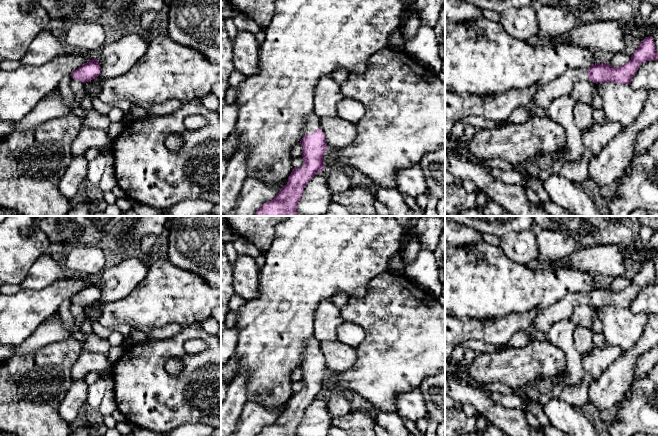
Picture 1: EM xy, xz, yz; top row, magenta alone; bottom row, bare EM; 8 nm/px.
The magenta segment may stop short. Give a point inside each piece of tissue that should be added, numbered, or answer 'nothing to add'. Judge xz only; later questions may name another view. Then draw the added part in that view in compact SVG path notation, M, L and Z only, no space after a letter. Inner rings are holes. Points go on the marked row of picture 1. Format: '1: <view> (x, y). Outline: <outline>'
1: xz (313, 121). Outline: M311 113L306 117L304 124L304 132L306 134L313 134L316 129L321 127L321 118L316 113Z

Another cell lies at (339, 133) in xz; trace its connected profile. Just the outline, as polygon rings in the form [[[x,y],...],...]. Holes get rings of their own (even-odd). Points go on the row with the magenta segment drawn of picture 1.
[[[322,118],[321,127],[328,148],[342,149],[356,138],[356,123],[340,118]]]

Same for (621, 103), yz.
[[[602,82],[596,84],[595,90],[602,99],[601,109],[606,119],[624,127],[638,119],[647,99],[646,90],[634,90],[630,84]]]

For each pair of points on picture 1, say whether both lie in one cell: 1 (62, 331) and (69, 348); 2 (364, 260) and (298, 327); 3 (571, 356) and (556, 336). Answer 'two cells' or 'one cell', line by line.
1: two cells
2: one cell
3: one cell

